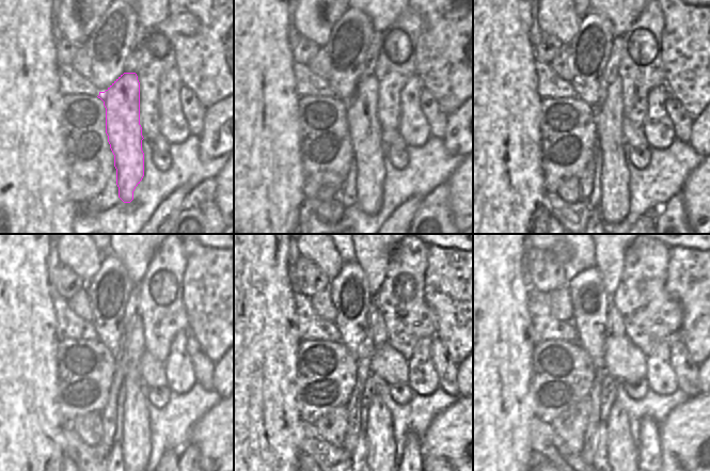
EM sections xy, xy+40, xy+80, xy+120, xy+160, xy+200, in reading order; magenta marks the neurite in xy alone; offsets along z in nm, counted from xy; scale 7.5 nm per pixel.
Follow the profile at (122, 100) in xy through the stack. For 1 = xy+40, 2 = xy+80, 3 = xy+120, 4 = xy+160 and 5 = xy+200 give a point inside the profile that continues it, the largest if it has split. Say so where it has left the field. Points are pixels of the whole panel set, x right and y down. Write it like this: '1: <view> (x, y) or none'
1: xy+40 (364, 128)
2: xy+80 (614, 205)
3: xy+120 (136, 443)
4: xy+160 (380, 441)
5: xy+200 (621, 451)

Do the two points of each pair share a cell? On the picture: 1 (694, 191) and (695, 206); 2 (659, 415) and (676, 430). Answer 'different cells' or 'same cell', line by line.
1: same cell
2: different cells

